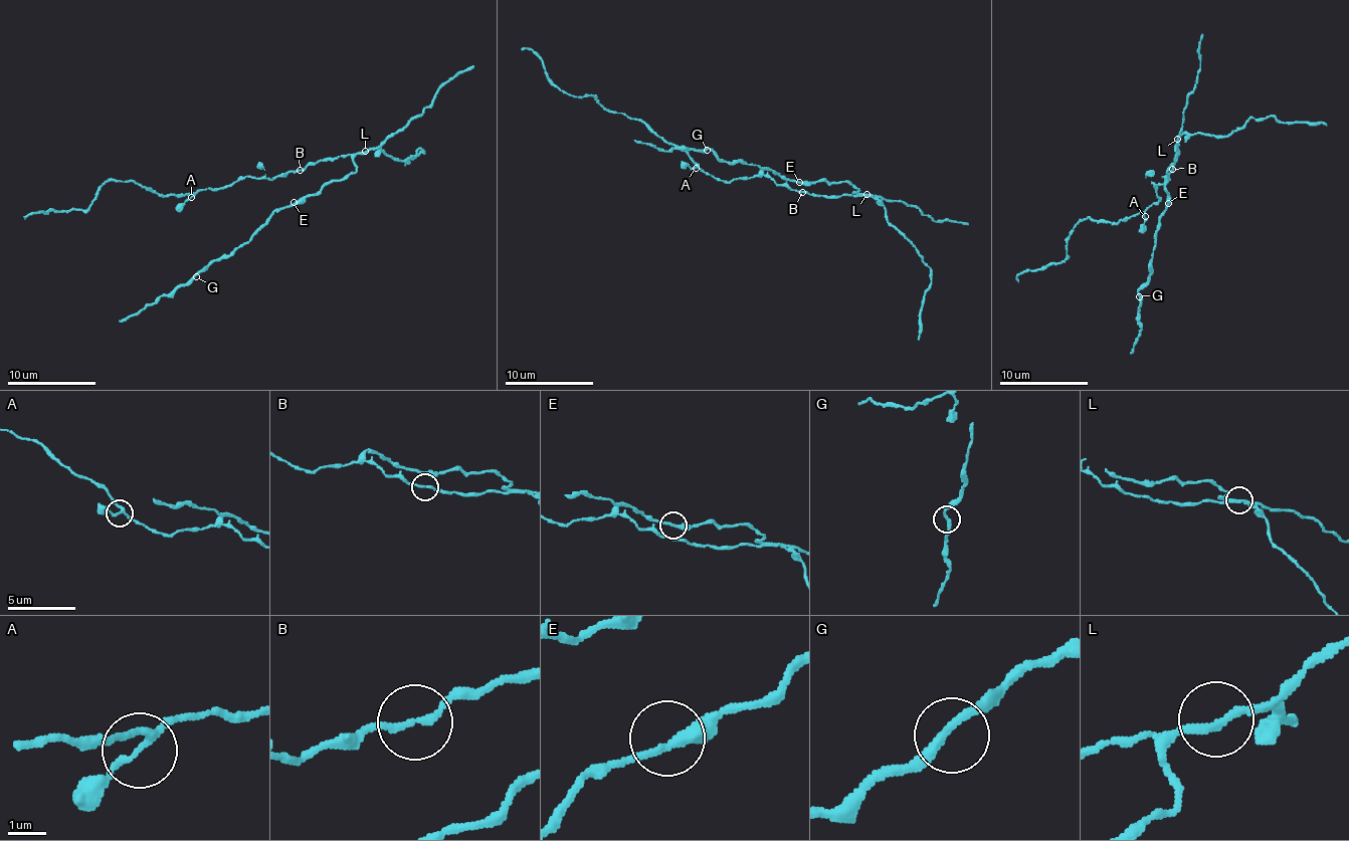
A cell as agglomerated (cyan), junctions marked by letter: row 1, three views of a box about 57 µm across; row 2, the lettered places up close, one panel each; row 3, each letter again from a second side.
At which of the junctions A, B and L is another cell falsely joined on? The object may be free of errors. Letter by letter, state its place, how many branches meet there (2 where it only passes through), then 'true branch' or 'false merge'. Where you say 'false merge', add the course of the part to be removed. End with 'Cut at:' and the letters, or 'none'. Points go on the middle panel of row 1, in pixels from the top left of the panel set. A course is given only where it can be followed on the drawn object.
A: place (696, 168); branches 3; true branch
B: place (802, 192); branches 2; true branch
L: place (866, 194); branches 2; false merge; course (866, 193), (834, 182), (788, 179), (756, 165), (719, 161), (709, 148), (660, 151), (650, 143), (633, 139)
Cut at: L

